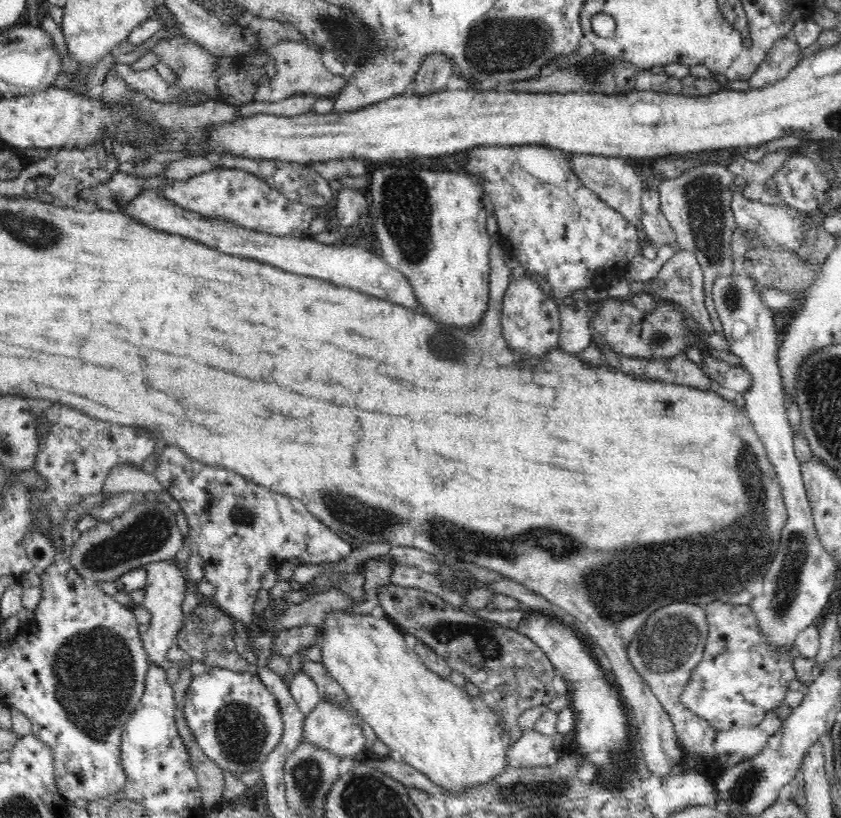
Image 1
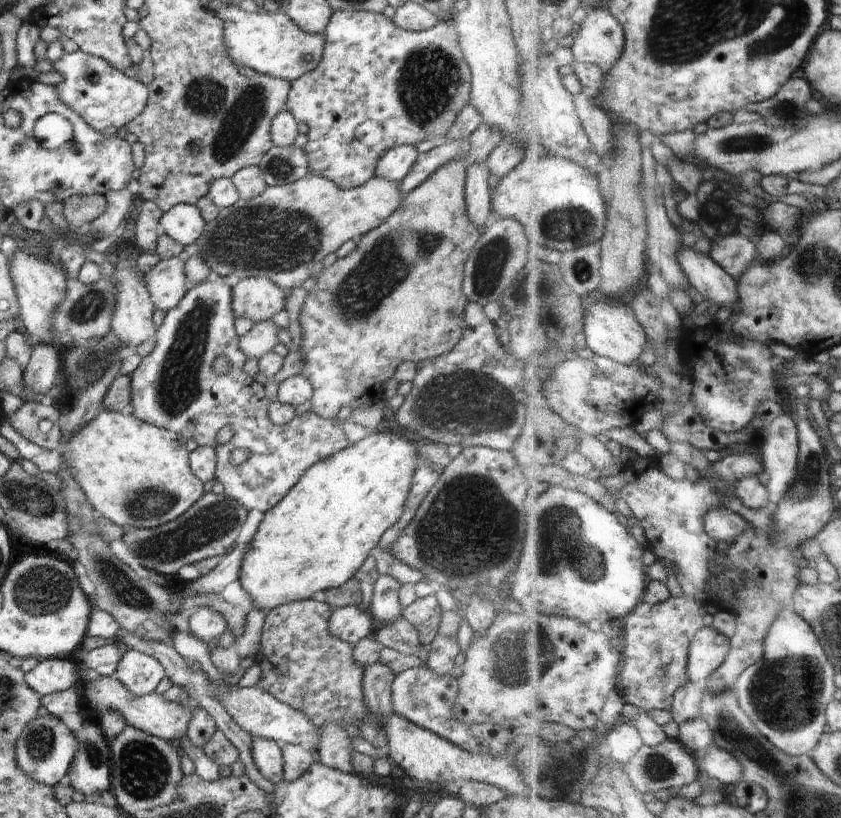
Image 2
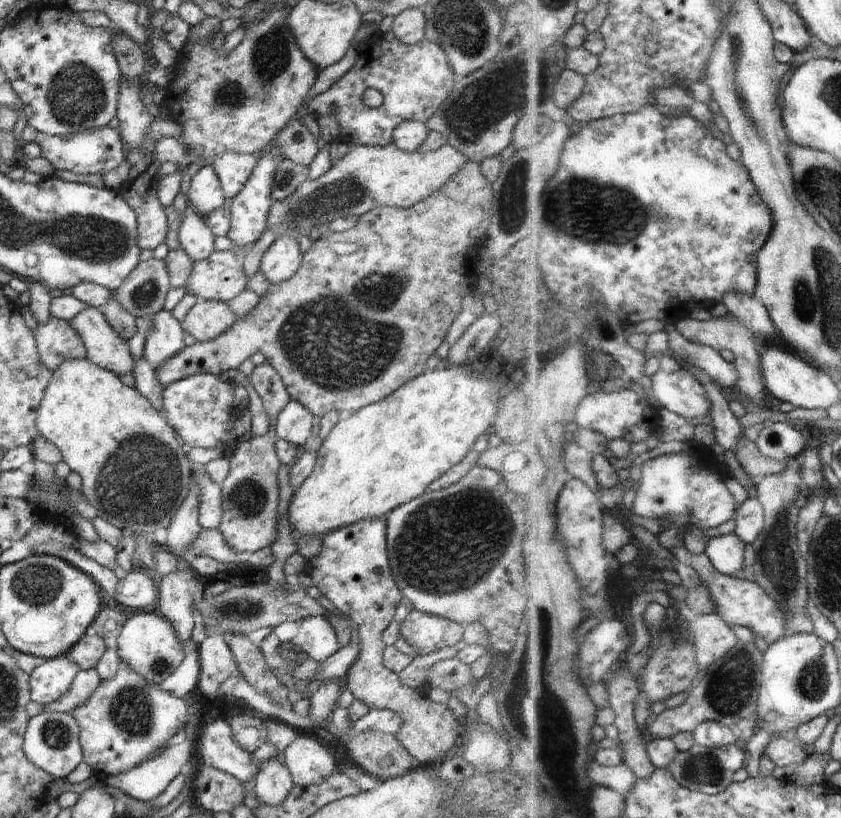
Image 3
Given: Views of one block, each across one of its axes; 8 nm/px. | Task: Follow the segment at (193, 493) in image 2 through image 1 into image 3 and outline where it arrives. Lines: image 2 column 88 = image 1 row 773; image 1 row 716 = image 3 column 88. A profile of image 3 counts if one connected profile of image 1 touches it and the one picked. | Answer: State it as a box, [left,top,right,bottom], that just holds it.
[36,358,190,534]

